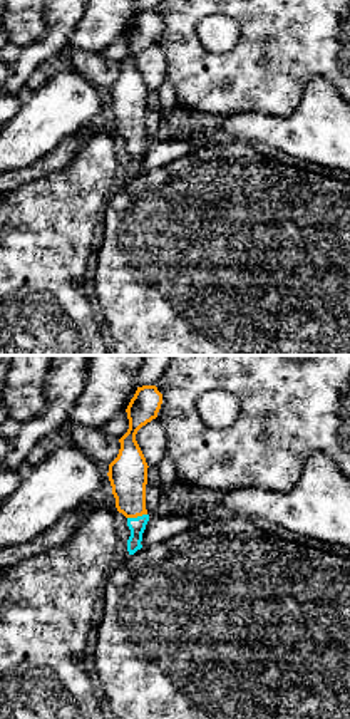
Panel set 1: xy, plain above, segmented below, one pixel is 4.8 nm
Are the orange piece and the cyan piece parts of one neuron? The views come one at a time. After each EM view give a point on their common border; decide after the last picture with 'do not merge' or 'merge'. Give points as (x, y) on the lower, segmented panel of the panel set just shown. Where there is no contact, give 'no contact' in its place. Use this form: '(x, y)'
(136, 517)

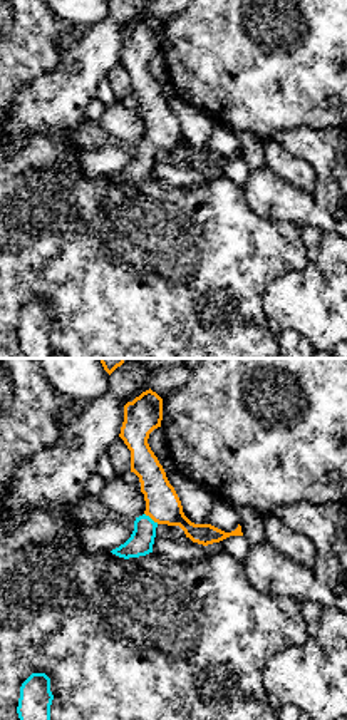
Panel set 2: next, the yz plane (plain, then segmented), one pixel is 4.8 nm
(151, 518)

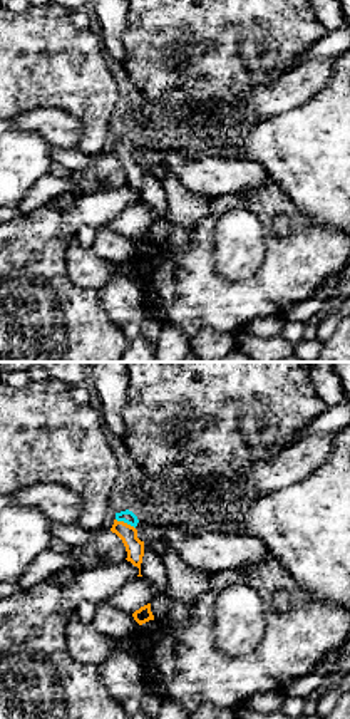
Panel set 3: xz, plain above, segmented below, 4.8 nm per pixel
(126, 523)

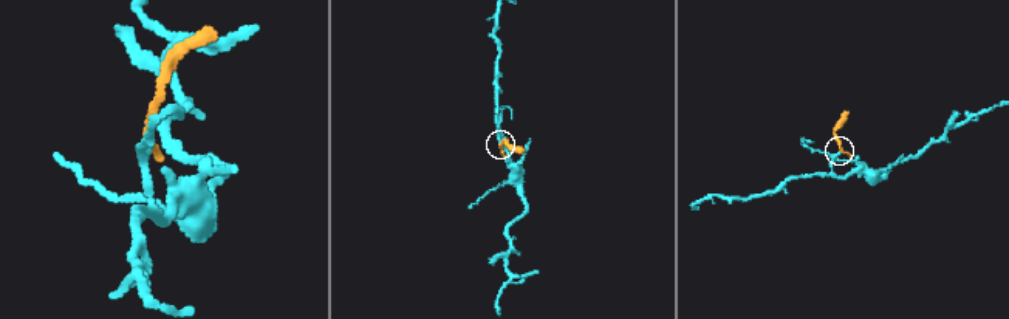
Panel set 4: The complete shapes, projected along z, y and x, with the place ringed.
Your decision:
merge

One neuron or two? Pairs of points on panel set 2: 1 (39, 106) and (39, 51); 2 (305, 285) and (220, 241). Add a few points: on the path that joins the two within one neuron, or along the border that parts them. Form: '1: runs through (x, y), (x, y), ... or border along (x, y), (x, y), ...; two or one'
1: border along (64, 51), (51, 71), (39, 74), (17, 92); two
2: border along (310, 262), (277, 277), (264, 292), (262, 308); two

